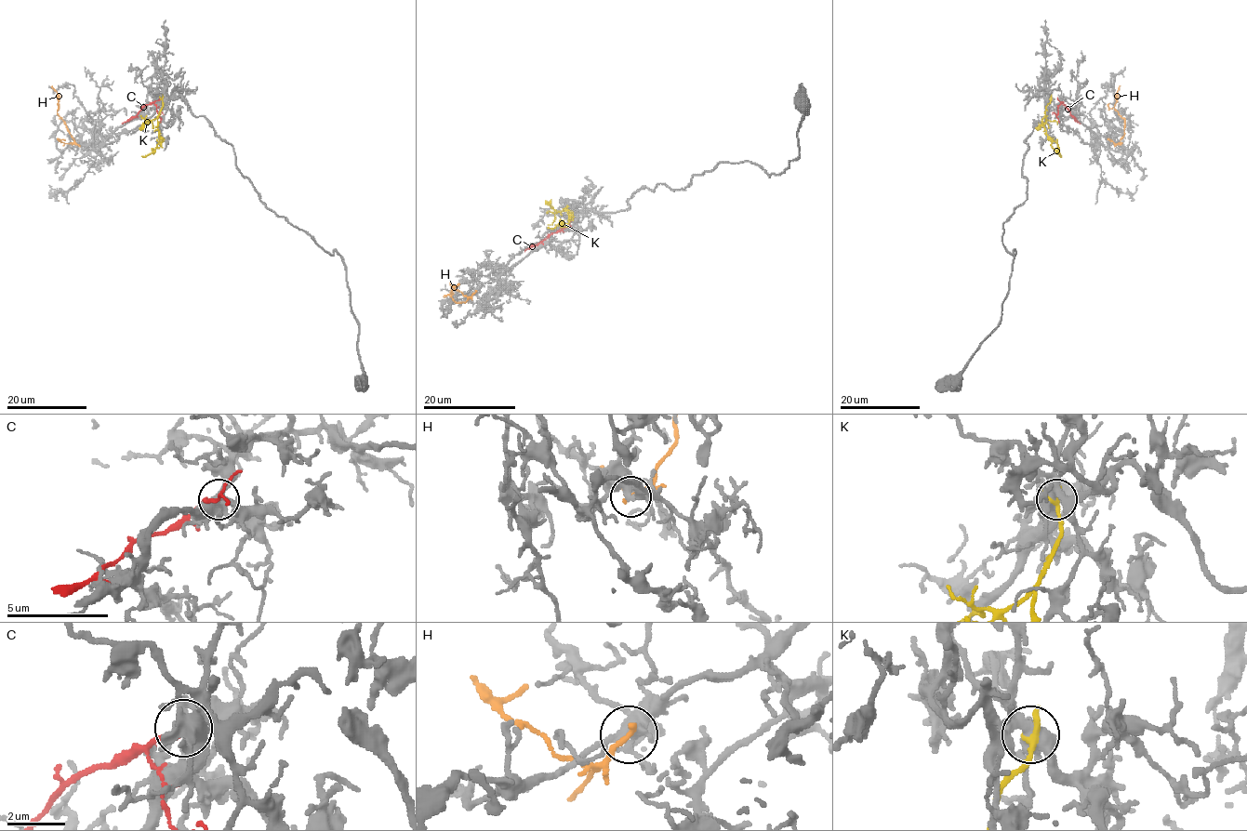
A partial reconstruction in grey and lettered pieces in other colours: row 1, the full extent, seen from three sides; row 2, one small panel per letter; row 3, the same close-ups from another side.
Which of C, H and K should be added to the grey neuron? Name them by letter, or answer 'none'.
none

